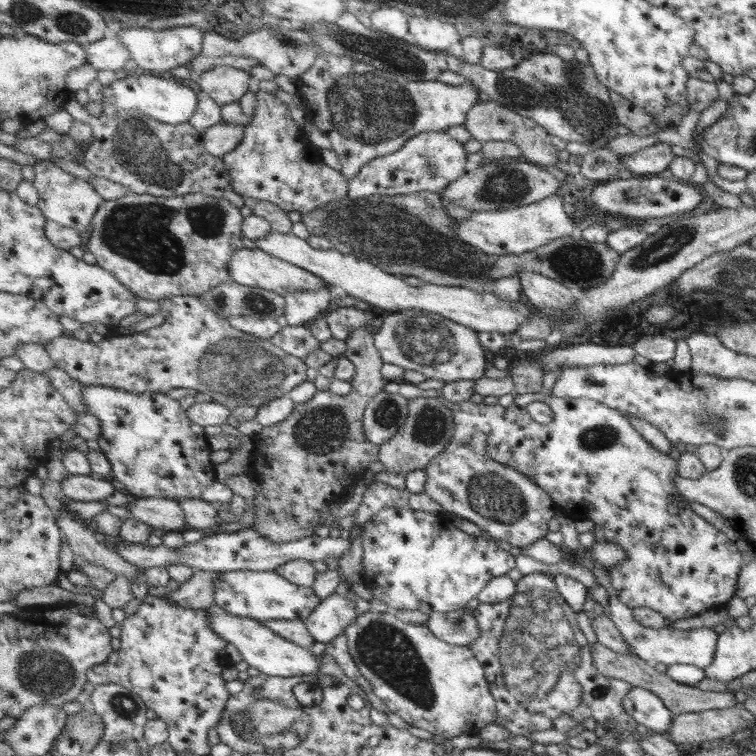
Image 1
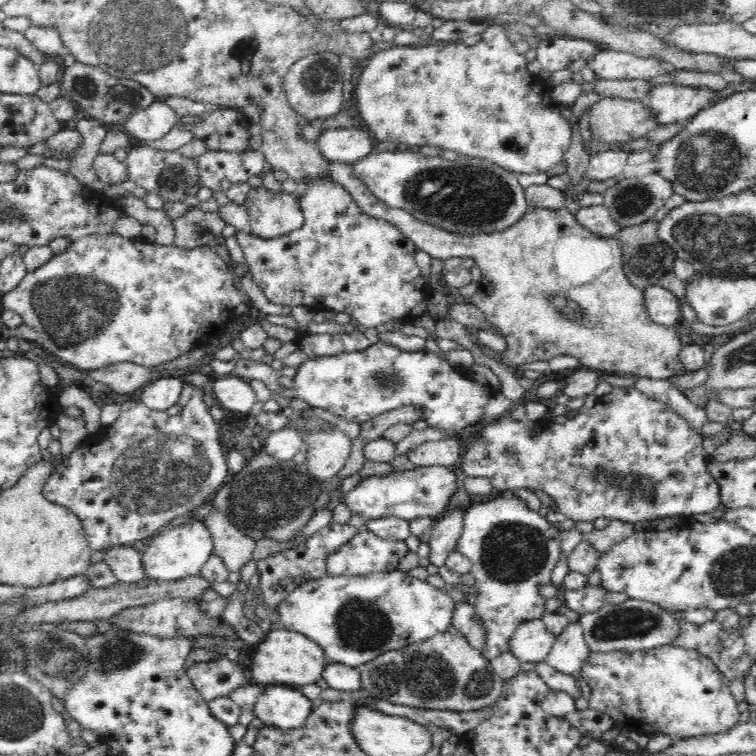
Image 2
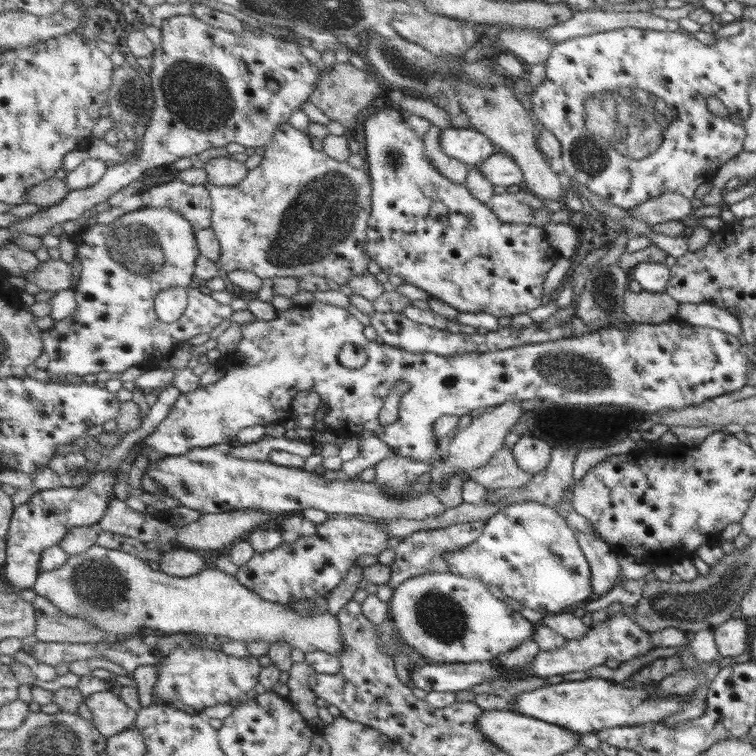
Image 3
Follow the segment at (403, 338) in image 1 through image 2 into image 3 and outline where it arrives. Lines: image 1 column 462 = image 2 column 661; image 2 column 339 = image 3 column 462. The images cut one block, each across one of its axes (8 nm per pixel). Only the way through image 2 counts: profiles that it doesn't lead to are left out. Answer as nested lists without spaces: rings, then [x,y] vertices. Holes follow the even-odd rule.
[[[431,125],[423,137],[426,144],[426,154],[430,158],[431,163],[443,175],[447,175],[450,180],[454,180],[456,184],[464,184],[470,173],[471,166],[465,162],[452,158],[444,152],[442,146],[442,129],[436,125]]]

